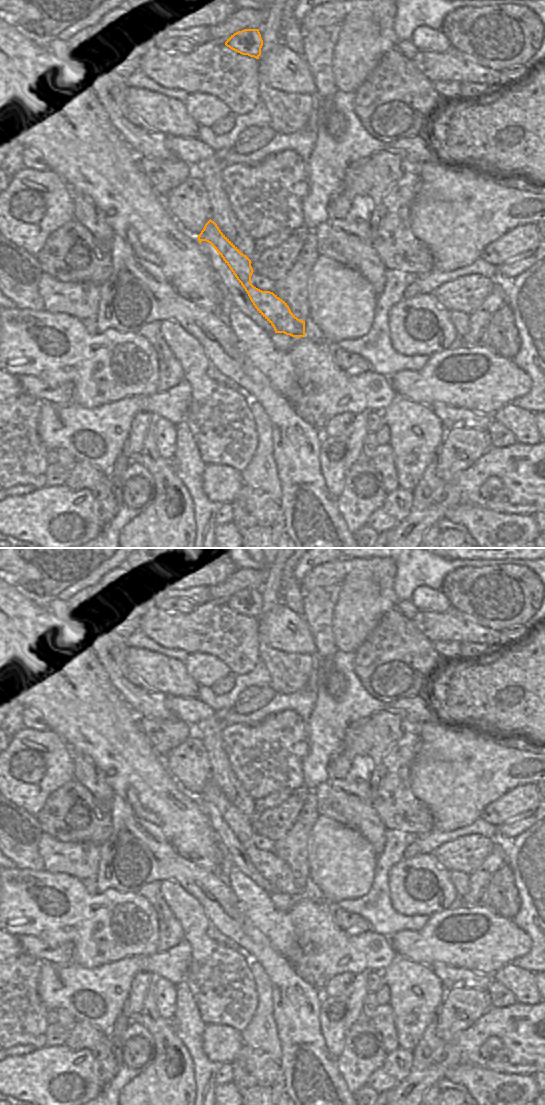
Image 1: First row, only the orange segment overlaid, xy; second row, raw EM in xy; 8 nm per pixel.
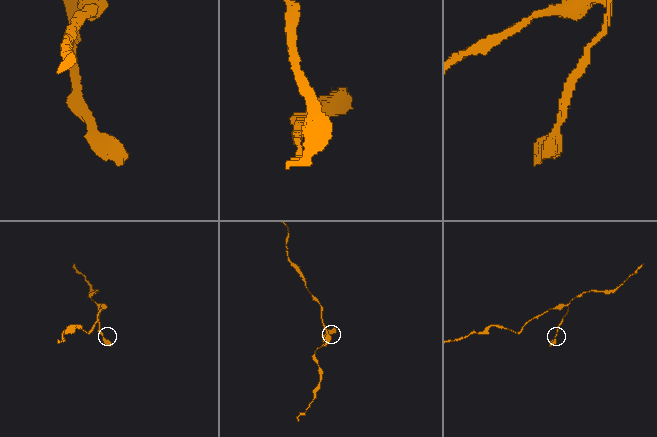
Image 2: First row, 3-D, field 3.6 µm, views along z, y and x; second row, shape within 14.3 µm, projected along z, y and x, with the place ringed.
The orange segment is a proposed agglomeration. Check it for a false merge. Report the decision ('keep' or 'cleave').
keep

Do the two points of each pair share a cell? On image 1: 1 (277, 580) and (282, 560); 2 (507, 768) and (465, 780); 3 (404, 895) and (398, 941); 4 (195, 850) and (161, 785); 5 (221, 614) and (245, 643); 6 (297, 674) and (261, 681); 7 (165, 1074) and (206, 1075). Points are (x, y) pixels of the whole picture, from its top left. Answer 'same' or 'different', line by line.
1: same
2: same
3: different
4: same
5: same
6: different
7: different

